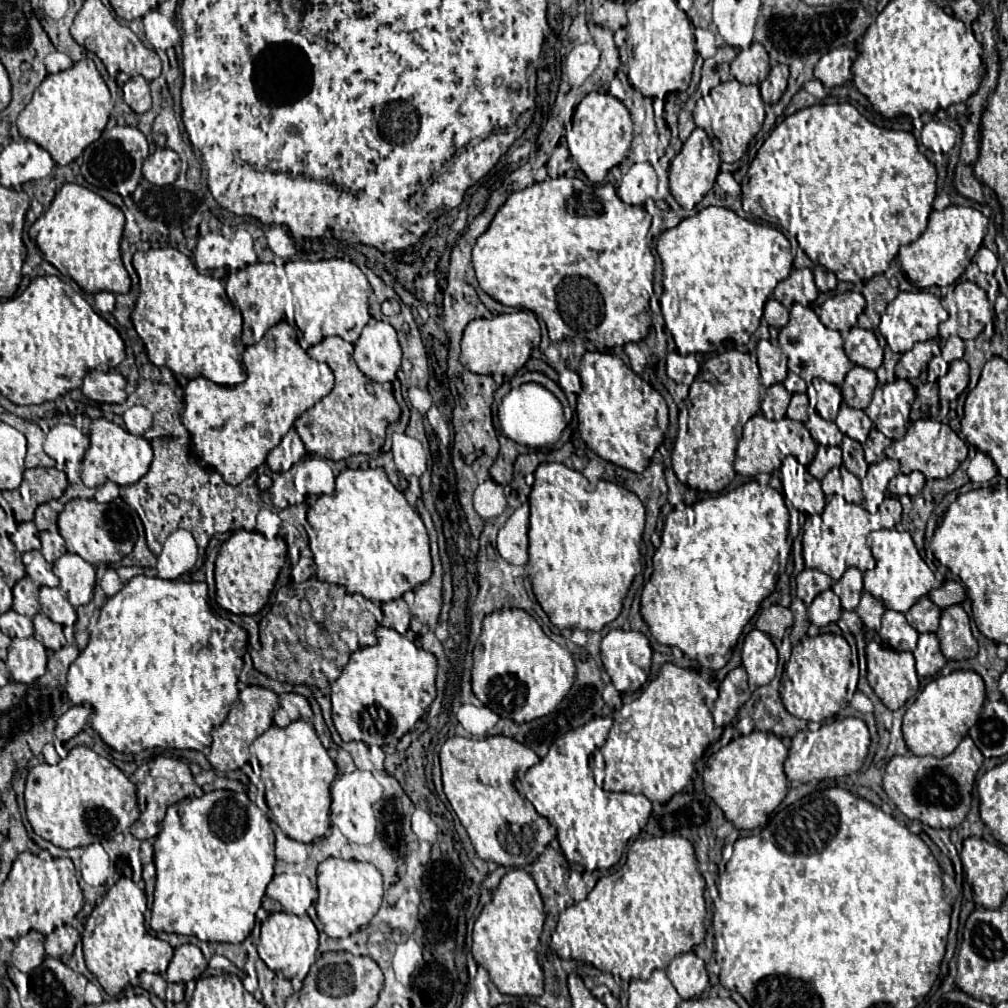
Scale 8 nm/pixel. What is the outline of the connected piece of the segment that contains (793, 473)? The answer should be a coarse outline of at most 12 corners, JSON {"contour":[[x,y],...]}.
{"contour":[[793,456],[782,462],[785,499],[807,515],[823,512],[820,481]]}

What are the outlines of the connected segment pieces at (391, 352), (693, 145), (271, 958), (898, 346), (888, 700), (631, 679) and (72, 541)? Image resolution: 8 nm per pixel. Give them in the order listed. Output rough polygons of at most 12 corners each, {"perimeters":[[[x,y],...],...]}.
{"perimeters":[[[371,319],[355,343],[371,381],[395,381],[401,347],[395,329]],[[695,129],[669,165],[683,209],[711,191],[721,165],[707,133]],[[271,913],[257,952],[277,977],[309,973],[319,931],[313,921]],[[927,291],[899,293],[879,331],[895,353],[937,337],[947,311]],[[867,645],[867,679],[891,711],[919,691],[913,653]],[[609,631],[601,661],[619,693],[635,693],[651,669],[639,631]],[[71,499],[59,513],[67,551],[117,563],[137,529],[125,509]]]}

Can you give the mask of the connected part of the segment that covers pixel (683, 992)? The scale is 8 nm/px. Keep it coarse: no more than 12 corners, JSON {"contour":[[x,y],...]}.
{"contour":[[693,951],[667,967],[681,999],[709,987],[705,963]]}

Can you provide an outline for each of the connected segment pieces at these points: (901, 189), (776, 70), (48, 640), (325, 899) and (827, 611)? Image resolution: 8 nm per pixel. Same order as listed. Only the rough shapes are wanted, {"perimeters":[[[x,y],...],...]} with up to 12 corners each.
{"perimeters":[[[853,105],[777,125],[742,207],[839,281],[927,229],[935,167]],[[775,65],[759,85],[765,103],[777,103],[787,89],[789,67]],[[43,613],[33,617],[35,639],[49,651],[63,645],[61,625]],[[325,859],[317,917],[329,937],[373,919],[383,879],[371,863]],[[833,589],[819,593],[809,605],[817,627],[841,617],[841,603]]]}

